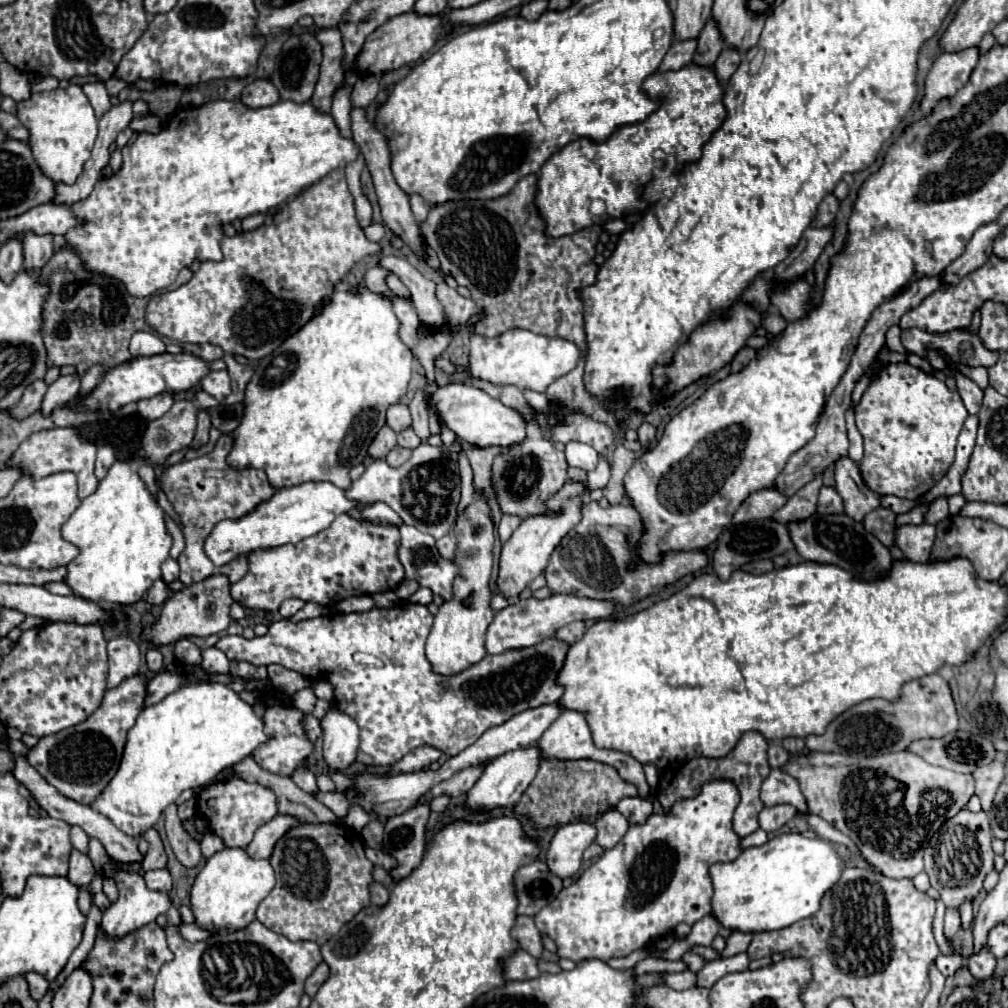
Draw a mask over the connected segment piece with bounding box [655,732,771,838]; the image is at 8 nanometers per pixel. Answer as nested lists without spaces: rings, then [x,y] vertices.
[[[747,732],[747,734],[741,736],[737,746],[723,758],[699,756],[699,758],[691,758],[691,760],[679,762],[679,764],[669,764],[659,774],[659,784],[657,784],[655,796],[661,802],[661,806],[665,810],[669,810],[673,806],[673,802],[677,802],[681,798],[695,796],[699,792],[701,784],[705,784],[709,780],[729,778],[731,782],[735,782],[735,786],[739,788],[739,794],[741,794],[741,802],[739,802],[735,818],[733,818],[733,828],[743,838],[743,836],[747,836],[747,834],[751,834],[751,832],[755,832],[759,828],[757,816],[765,806],[761,802],[761,798],[759,798],[759,790],[761,790],[761,782],[767,778],[767,774],[771,770],[769,764],[767,764],[767,748],[769,748],[769,742],[763,738],[763,734]]]

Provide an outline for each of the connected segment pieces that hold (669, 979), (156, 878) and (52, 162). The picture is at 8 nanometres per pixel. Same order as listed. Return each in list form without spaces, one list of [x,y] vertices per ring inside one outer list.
[[[683,970],[683,972],[663,972],[661,974],[663,982],[675,990],[685,990],[691,988],[695,984],[695,974],[691,970]]]
[[[153,870],[153,872],[145,872],[145,884],[147,888],[155,890],[155,892],[171,892],[171,876],[167,870]]]
[[[81,86],[57,88],[53,92],[37,92],[31,94],[29,100],[17,104],[17,118],[29,128],[31,150],[35,162],[43,170],[45,176],[55,182],[73,184],[77,176],[83,172],[83,164],[91,156],[91,148],[97,138],[97,116],[89,98],[81,90]]]

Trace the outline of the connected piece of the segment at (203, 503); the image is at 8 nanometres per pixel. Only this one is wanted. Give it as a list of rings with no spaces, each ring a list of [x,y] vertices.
[[[223,434],[221,440],[215,444],[213,452],[193,458],[193,460],[181,460],[179,464],[173,464],[165,470],[165,476],[161,476],[161,488],[167,492],[169,500],[173,502],[175,510],[181,516],[183,522],[183,536],[185,536],[185,550],[179,556],[179,566],[181,566],[181,576],[179,580],[185,586],[191,586],[195,582],[205,580],[207,576],[213,574],[225,574],[231,582],[241,580],[247,574],[247,556],[237,556],[235,560],[215,566],[211,560],[207,560],[207,554],[203,552],[203,540],[213,532],[215,524],[221,520],[239,520],[247,516],[247,512],[253,512],[259,504],[267,502],[277,488],[271,486],[267,474],[263,470],[253,470],[253,468],[233,468],[227,462],[227,456],[233,448],[233,438]]]

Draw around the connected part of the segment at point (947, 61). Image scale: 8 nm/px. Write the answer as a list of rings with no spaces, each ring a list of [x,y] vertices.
[[[977,46],[965,48],[959,52],[943,52],[931,66],[925,86],[925,98],[921,102],[921,108],[925,114],[931,112],[931,108],[943,100],[953,96],[963,84],[967,84],[971,72],[977,66],[981,52]]]

